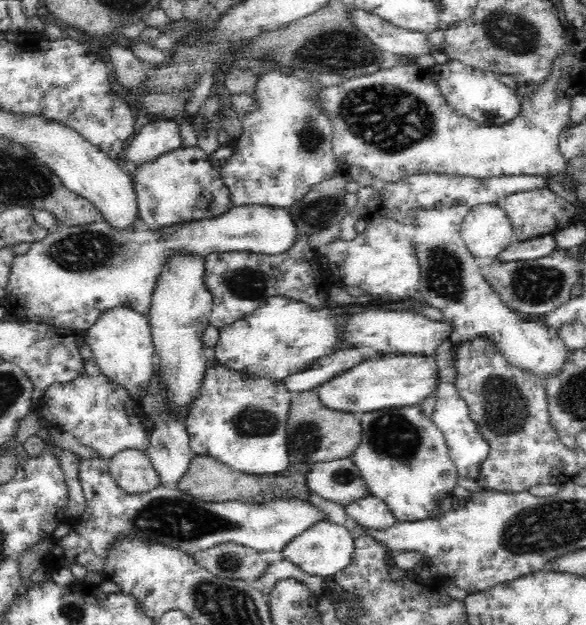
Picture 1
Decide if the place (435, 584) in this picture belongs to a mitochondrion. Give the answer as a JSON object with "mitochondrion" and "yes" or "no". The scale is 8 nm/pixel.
{"mitochondrion":"no"}

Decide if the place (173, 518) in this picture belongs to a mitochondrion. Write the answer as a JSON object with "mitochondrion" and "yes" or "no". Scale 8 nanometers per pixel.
{"mitochondrion":"yes"}

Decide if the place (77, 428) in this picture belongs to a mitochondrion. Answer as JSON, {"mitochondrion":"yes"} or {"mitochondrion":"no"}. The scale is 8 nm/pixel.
{"mitochondrion":"no"}

